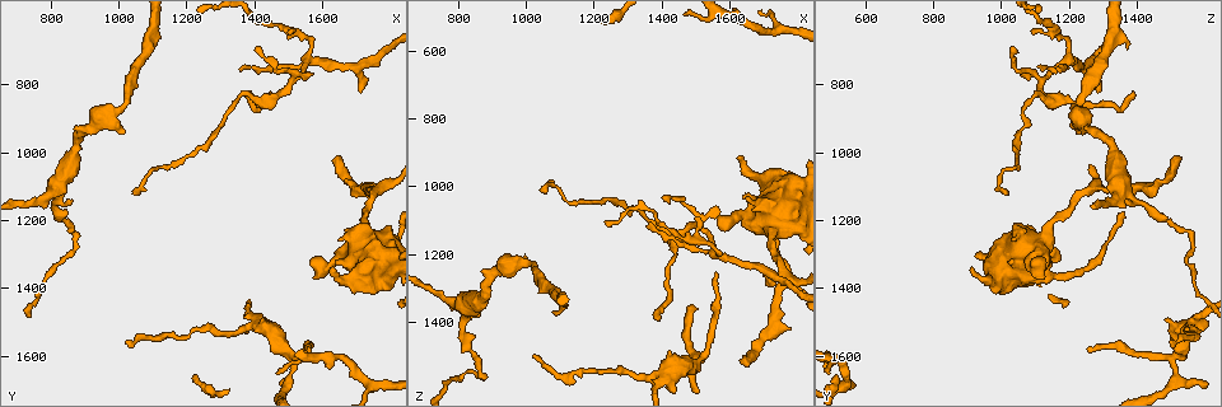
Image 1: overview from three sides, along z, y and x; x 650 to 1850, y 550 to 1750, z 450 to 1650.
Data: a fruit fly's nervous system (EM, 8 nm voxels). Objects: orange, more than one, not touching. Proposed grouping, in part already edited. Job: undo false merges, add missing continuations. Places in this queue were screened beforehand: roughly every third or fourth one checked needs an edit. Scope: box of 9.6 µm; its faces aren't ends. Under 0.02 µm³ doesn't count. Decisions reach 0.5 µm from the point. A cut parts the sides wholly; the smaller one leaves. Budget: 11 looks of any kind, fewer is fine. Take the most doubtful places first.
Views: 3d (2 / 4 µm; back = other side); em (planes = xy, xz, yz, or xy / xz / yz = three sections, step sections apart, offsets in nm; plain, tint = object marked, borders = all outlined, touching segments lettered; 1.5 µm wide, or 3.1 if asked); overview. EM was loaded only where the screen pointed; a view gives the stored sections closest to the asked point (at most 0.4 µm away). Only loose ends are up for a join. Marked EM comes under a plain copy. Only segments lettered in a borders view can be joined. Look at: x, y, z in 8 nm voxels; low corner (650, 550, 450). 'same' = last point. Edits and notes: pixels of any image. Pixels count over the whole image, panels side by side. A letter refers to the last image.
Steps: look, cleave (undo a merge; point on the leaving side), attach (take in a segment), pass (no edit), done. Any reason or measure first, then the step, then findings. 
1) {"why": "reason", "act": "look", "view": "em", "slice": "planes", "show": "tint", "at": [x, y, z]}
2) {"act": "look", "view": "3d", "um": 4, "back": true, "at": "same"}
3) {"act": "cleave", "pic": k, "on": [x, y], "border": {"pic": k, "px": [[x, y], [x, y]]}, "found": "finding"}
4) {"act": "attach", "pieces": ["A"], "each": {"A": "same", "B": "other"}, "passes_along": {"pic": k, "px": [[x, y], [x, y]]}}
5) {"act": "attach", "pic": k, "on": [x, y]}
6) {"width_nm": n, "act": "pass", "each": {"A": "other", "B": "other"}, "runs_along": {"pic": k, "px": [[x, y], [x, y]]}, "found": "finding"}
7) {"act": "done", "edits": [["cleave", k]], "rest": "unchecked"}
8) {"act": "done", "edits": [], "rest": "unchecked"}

{"why": "free end", "act": "look", "view": "3d", "um": 4, "at": [1040, 1120, 1020]}

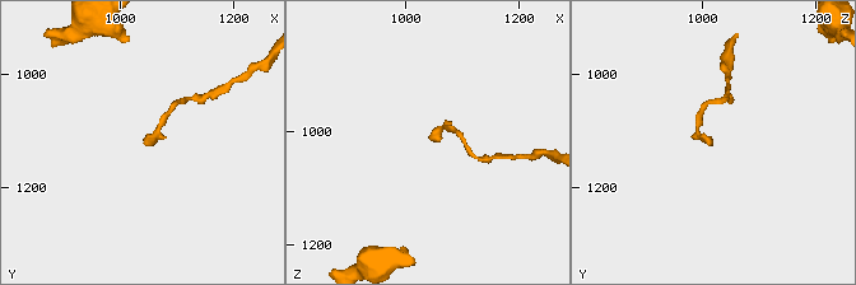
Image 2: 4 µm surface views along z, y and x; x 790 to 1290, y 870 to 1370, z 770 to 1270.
{"act": "look", "view": "em", "slice": "planes", "show": "borders", "at": [1040, 1120, 1015]}

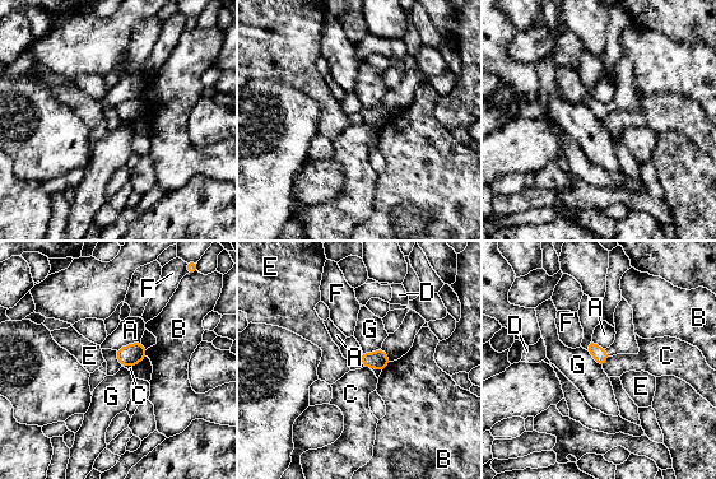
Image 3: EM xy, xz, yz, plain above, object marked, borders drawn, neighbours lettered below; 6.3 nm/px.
{"width_nm": 90, "act": "pass", "each": {"A": "other", "B": "other", "C": "other", "D": "other", "E": "other", "F": "other", "G": "other"}, "border": {"pic": 3, "px": [[609, 357], [601, 366]]}, "found": "none of them fits"}

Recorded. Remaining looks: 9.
{"why": "sharp bend", "act": "look", "view": "em", "slice": "planes", "show": "tint", "at": [1510, 1600, 1510]}

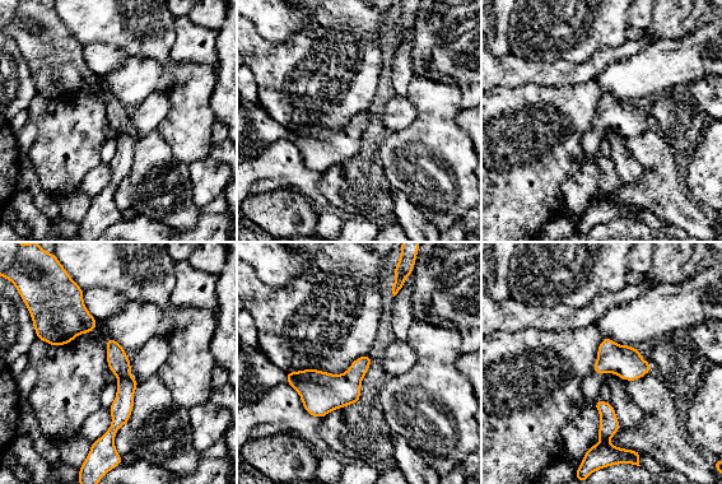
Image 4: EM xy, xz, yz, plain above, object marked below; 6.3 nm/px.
{"why": "see the neighbours", "act": "look", "view": "em", "slice": "planes", "show": "borders", "at": "same"}

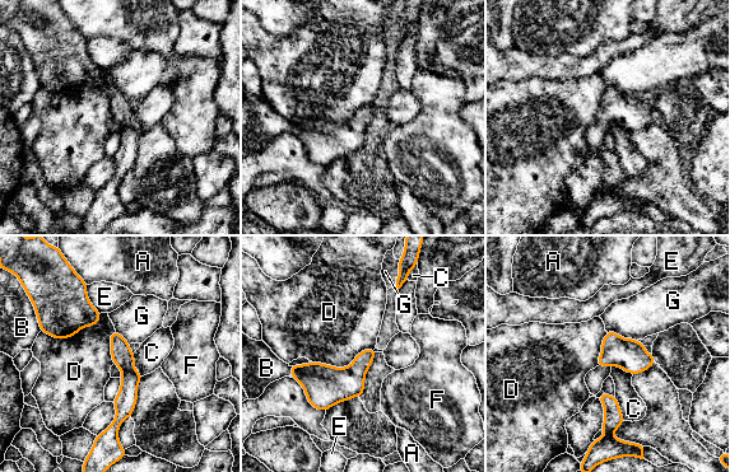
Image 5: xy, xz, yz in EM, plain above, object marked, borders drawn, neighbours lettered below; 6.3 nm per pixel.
{"act": "pass", "each": {"A": "other", "B": "other", "C": "other", "D": "other", "E": "other", "F": "other", "G": "other"}, "border": {"pic": 5, "px": [[101, 313], [63, 339], [41, 330]]}, "found": "one cell here"}

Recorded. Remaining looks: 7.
{"why": "sharp bend", "act": "look", "view": "em", "slice": "xy", "step": 8, "show": "borders", "at": [870, 1260, 1560]}

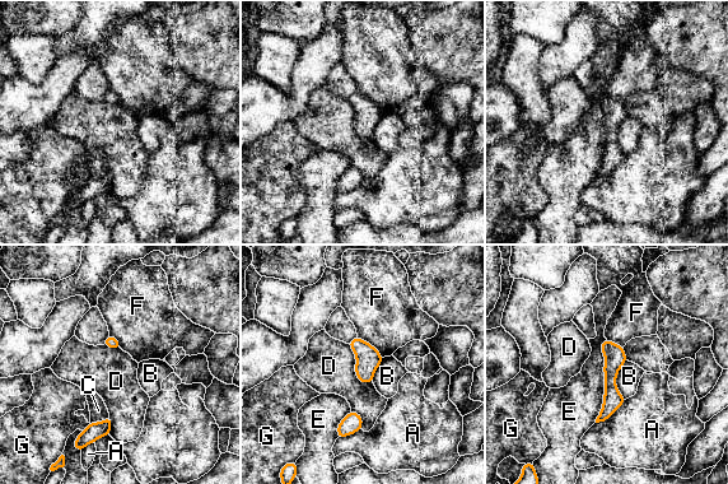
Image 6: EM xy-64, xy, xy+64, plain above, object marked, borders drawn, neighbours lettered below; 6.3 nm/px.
{"longest_contact_nm": ["E", 550], "act": "pass", "each": {"A": "other", "B": "other", "C": "other", "D": "other", "E": "other", "F": "other", "G": "other"}, "found": "all the same cell"}

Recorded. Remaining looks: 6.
{"why": "free end", "act": "look", "view": "3d", "um": 4, "at": [1400, 690, 1020]}

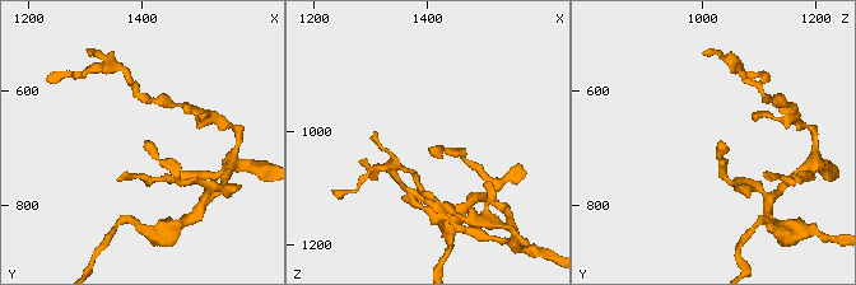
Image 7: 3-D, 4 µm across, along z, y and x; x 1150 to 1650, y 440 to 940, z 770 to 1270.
{"act": "look", "view": "em", "slice": "planes", "show": "borders", "at": [1405, 690, 1030]}

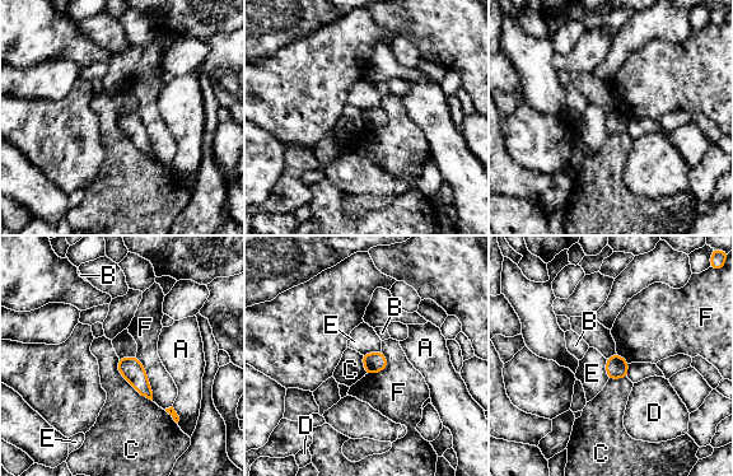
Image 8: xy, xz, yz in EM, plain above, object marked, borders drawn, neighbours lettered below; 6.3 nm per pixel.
{"act": "pass", "each": {"A": "other", "B": "other", "C": "other", "D": "other", "E": "other", "F": "other"}, "border": {"pic": 8, "px": [[118, 358], [118, 372], [152, 401]]}, "found": "no lettered segment goes on from it"}

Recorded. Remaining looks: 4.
{"act": "done", "edits": [], "rest": "unchecked"}

